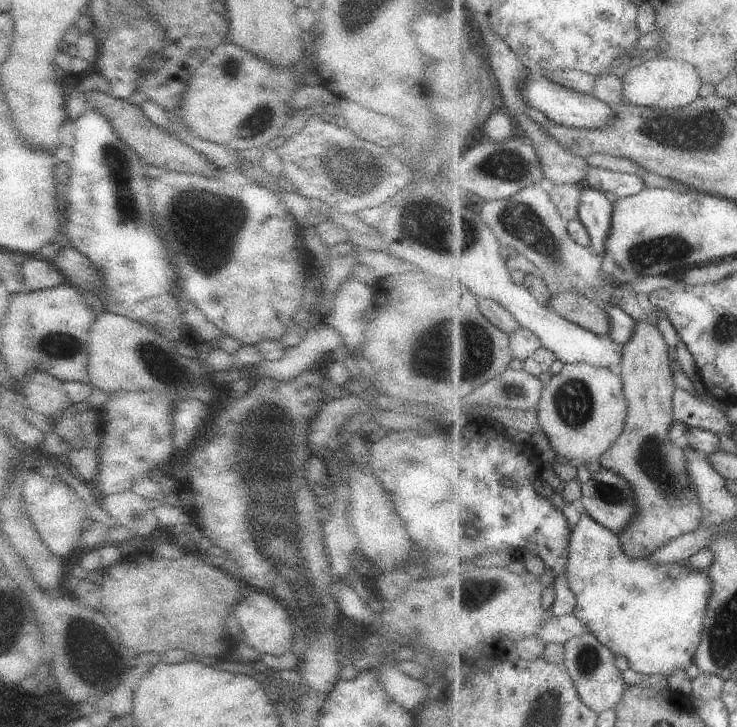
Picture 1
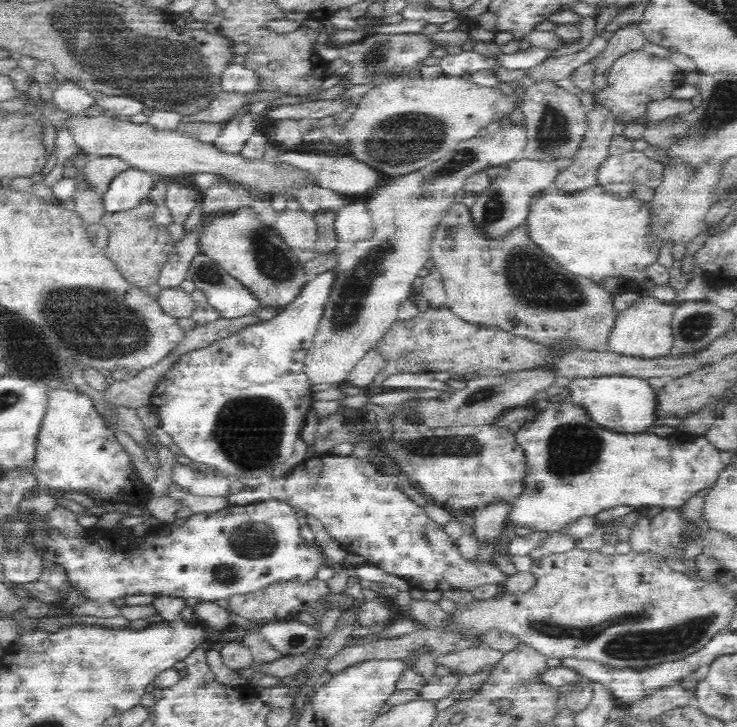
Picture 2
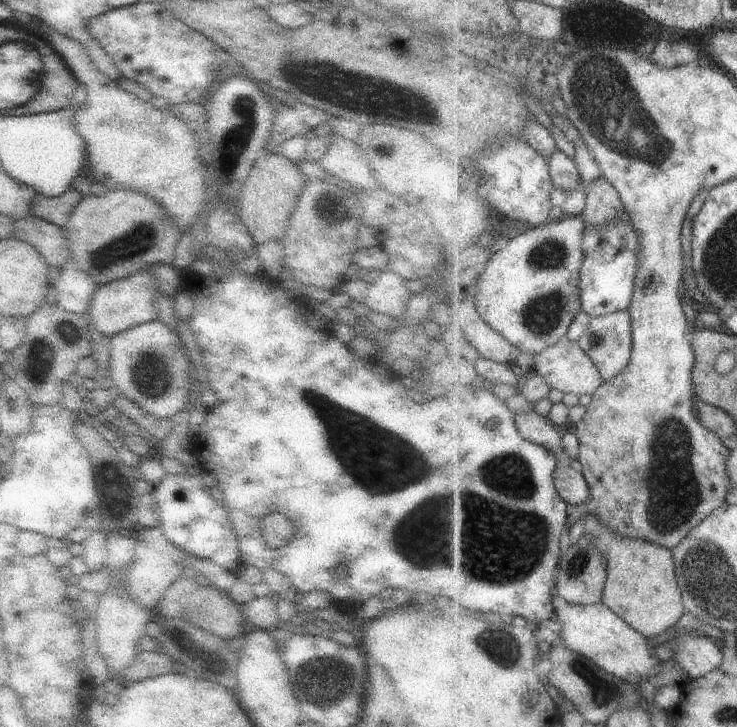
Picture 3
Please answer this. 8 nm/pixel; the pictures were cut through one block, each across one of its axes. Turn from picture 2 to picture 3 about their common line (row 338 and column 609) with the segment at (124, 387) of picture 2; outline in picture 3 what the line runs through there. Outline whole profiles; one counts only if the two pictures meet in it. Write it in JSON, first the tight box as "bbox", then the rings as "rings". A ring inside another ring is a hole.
{"bbox":[583,174,625,227],"rings":[[[601,174],[589,183],[585,193],[583,216],[587,227],[603,226],[614,218],[620,217],[625,210],[616,186]]]}

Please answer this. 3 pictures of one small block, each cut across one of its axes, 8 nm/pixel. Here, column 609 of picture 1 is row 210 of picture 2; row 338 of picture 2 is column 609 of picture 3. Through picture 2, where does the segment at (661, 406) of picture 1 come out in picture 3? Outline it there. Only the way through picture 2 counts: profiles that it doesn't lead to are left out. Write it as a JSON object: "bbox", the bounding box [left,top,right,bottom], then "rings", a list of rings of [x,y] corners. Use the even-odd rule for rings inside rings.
{"bbox":[585,509,686,638],"rings":[[[591,509],[585,516],[585,530],[585,535],[592,538],[608,560],[608,580],[602,602],[647,638],[661,636],[677,626],[686,606],[678,583],[673,549],[643,539],[621,537]]]}

